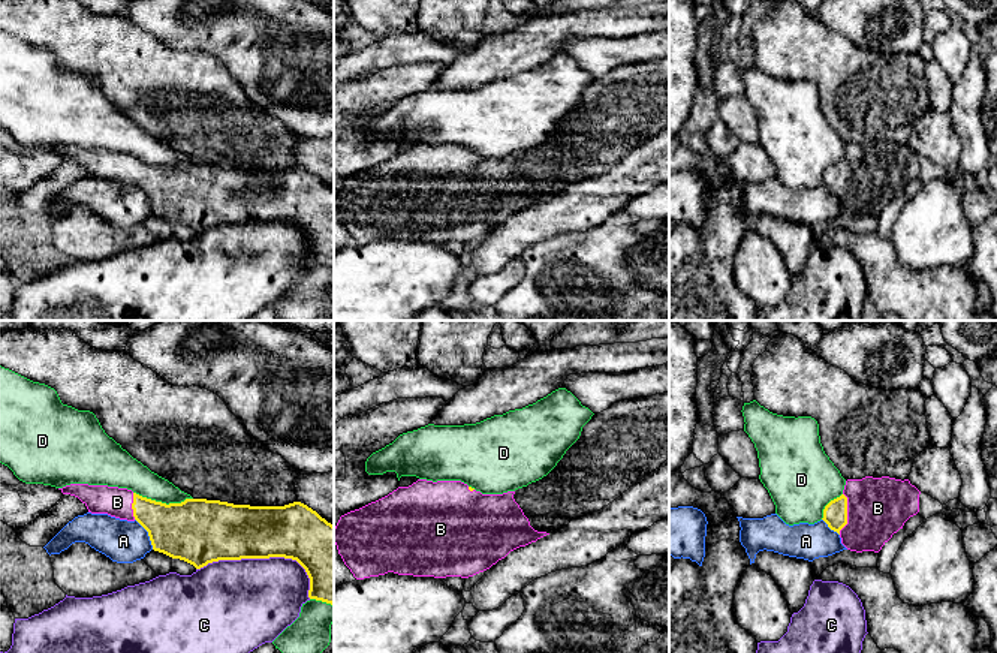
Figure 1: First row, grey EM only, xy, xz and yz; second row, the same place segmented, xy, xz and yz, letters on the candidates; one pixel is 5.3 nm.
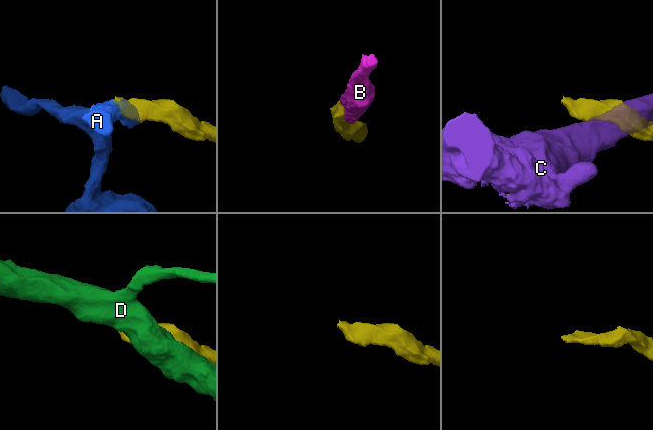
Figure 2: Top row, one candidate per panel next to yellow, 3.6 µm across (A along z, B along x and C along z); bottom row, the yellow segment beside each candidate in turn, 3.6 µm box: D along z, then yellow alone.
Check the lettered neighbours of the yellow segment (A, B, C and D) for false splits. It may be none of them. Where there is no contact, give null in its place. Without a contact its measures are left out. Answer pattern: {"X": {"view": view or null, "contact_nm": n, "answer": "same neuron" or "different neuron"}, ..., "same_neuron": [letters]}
{"A": {"view": "xy", "contact_nm": 190, "answer": "different neuron"}, "B": {"view": "yz", "contact_nm": 220, "answer": "same neuron"}, "C": {"view": "xy", "contact_nm": 650, "answer": "different neuron"}, "D": {"view": "xy", "contact_nm": 320, "answer": "different neuron"}, "same_neuron": ["B"]}

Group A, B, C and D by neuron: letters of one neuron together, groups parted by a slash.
A / B / C / D

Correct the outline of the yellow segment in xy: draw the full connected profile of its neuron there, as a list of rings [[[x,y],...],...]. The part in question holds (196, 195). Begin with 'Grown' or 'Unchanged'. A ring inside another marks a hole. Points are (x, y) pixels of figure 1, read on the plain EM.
Grown. [[[70,148],[58,153],[78,162],[91,178],[138,186],[147,196],[154,216],[184,225],[196,234],[219,225],[284,222],[296,225],[310,243],[308,262],[334,270],[334,190],[301,166],[284,171],[234,169],[220,165],[186,163],[162,168],[132,154]]]

